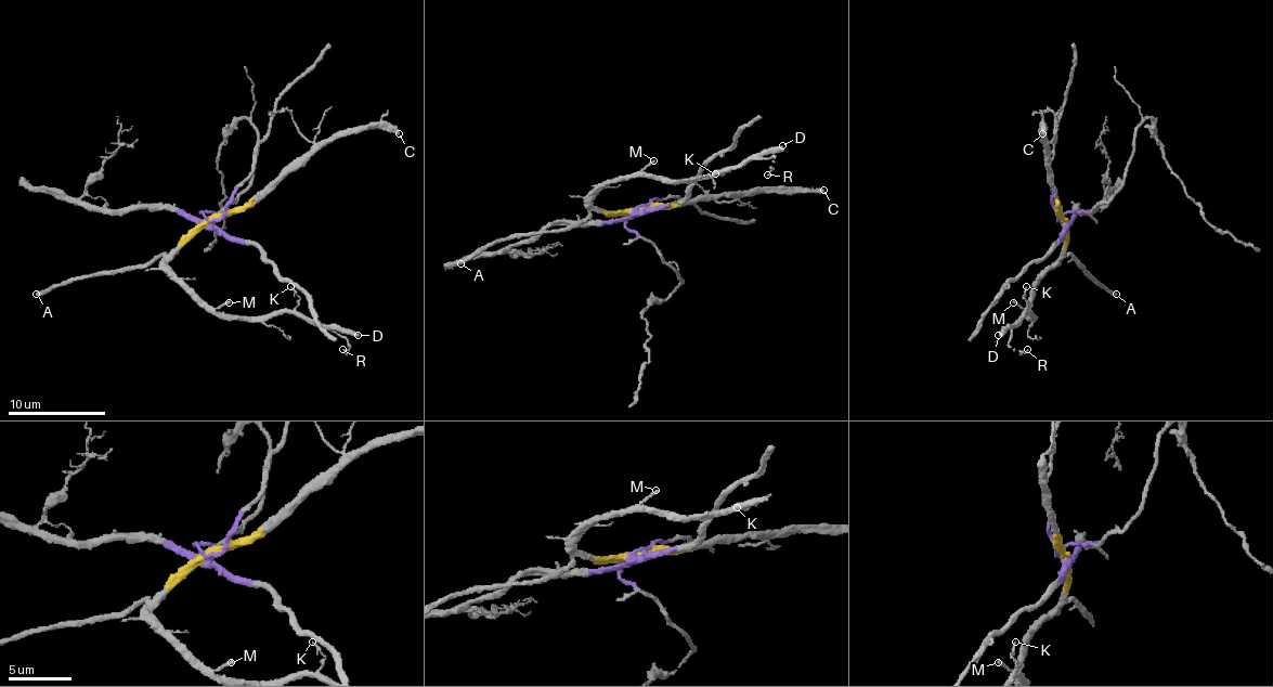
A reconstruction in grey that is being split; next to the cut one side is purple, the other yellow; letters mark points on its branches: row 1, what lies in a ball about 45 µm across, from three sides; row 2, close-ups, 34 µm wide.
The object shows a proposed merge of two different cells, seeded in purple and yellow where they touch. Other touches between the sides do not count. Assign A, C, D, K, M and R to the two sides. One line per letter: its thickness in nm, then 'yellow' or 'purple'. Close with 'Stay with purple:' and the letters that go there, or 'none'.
A: calibre 280 nm; yellow
C: calibre 420 nm; yellow
D: calibre 400 nm; yellow
K: calibre 130 nm; yellow
M: calibre 190 nm; yellow
R: calibre 130 nm; yellow
Stay with purple: none

